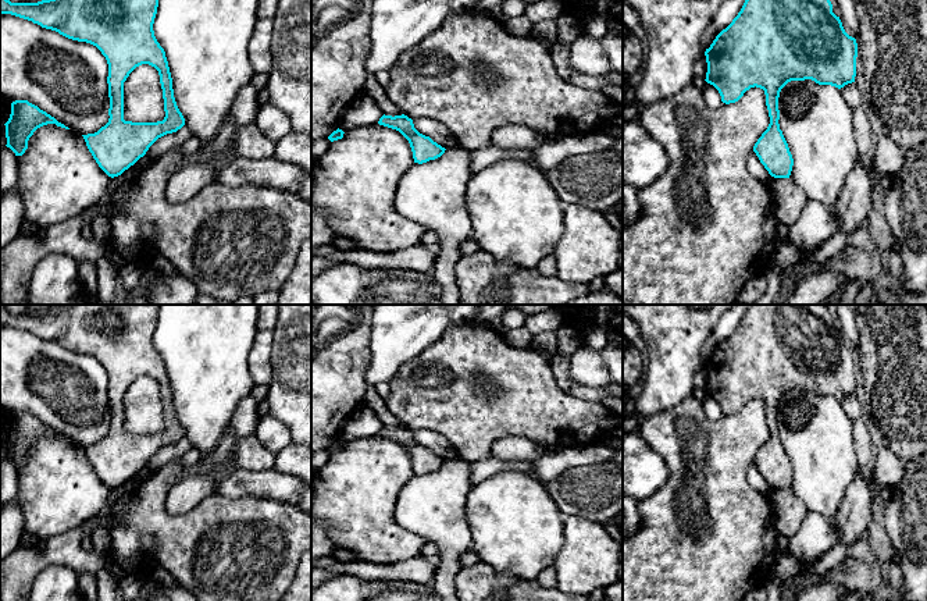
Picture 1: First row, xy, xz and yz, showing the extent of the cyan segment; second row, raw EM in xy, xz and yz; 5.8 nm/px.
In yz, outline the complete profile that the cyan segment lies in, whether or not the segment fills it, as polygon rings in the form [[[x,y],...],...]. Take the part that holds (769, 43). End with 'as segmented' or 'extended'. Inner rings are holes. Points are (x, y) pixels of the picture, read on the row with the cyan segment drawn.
[[[745,0],[738,15],[716,36],[705,56],[705,81],[719,90],[723,103],[738,102],[755,86],[764,90],[770,124],[753,152],[771,177],[789,178],[794,159],[778,124],[781,89],[791,81],[805,79],[838,89],[855,82],[858,43],[845,32],[830,0]]] | as segmented

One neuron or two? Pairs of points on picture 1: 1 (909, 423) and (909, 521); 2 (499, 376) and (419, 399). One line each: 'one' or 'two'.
1: two
2: one

